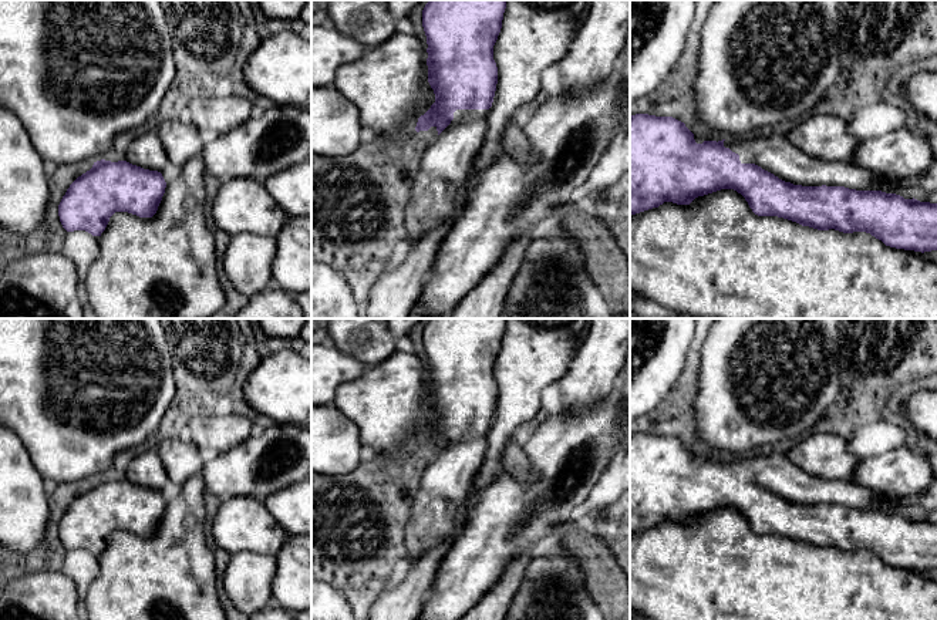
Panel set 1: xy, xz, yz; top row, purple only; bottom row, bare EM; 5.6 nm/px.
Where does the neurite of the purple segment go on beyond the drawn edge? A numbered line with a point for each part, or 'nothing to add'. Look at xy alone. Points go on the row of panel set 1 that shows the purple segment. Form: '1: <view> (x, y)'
1: xy (147, 151)

